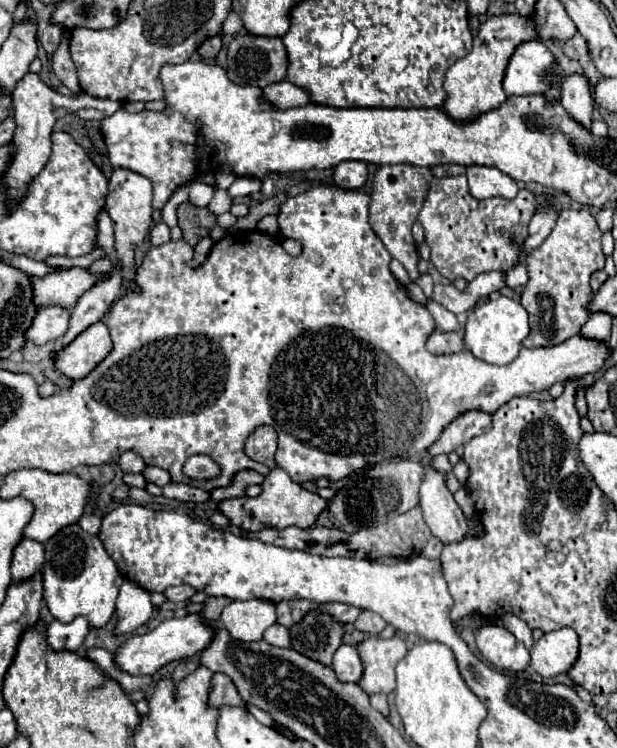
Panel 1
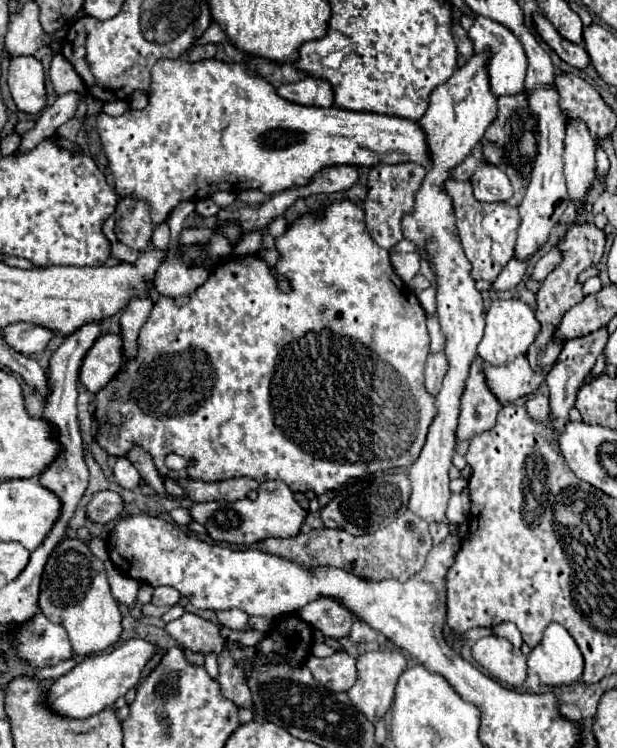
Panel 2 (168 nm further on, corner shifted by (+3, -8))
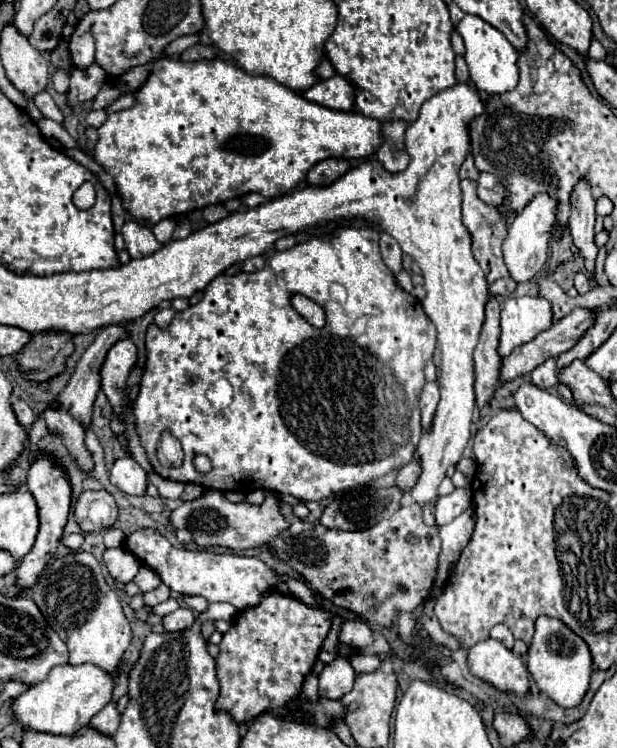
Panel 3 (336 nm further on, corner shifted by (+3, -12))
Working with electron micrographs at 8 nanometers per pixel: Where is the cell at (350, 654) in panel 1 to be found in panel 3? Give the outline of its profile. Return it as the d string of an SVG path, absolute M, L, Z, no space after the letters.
M335 658L319 674L319 696L329 700L341 700L355 680L355 670L347 658Z

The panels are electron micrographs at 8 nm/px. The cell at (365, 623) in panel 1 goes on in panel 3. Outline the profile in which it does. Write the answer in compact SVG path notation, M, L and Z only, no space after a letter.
M347 620L341 628L341 636L339 640L351 648L363 650L373 642L373 632L365 622L359 620Z

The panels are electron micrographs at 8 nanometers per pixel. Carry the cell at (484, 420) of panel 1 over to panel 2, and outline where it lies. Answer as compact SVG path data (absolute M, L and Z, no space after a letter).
M477 356L471 364L465 392L461 396L461 420L457 428L459 440L471 440L477 432L487 432L495 424L495 416L501 408L499 400L487 388L483 374L485 360Z

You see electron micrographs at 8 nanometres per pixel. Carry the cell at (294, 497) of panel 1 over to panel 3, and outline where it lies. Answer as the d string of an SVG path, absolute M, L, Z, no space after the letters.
M209 490L201 498L183 502L177 510L171 512L171 526L173 528L187 528L193 534L193 540L207 548L207 546L223 546L231 550L249 550L249 548L259 548L273 540L275 536L281 536L287 528L289 522L279 510L279 496L271 490L265 490L265 502L261 506L253 506L249 502L233 504L223 498L221 492Z

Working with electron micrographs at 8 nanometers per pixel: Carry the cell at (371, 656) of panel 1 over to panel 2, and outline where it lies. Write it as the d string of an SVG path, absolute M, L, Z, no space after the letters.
M377 650L377 652L365 652L357 658L357 682L347 692L351 704L371 722L377 724L385 712L389 710L393 696L395 696L395 684L399 676L405 670L405 656L397 650Z

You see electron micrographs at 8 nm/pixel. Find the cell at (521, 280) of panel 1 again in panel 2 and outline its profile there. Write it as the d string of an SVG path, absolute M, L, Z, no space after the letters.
M553 248L549 254L545 254L545 256L537 262L537 266L535 266L535 270L533 270L533 280L545 280L547 274L553 272L553 270L561 264L561 260L563 260L563 252L561 252L559 248Z

